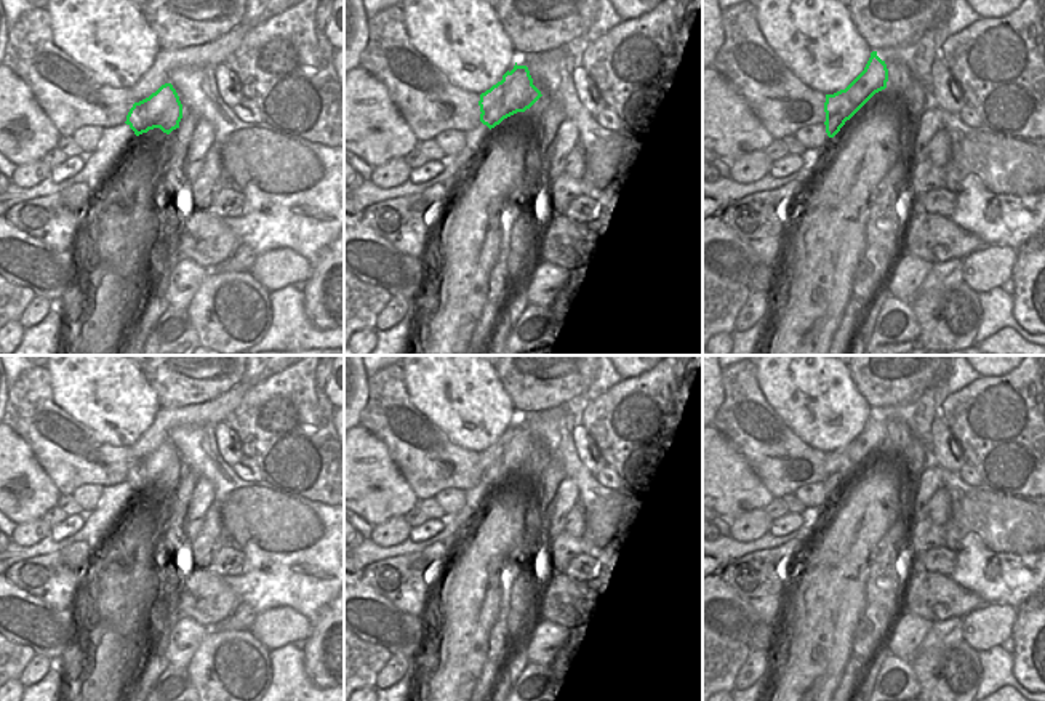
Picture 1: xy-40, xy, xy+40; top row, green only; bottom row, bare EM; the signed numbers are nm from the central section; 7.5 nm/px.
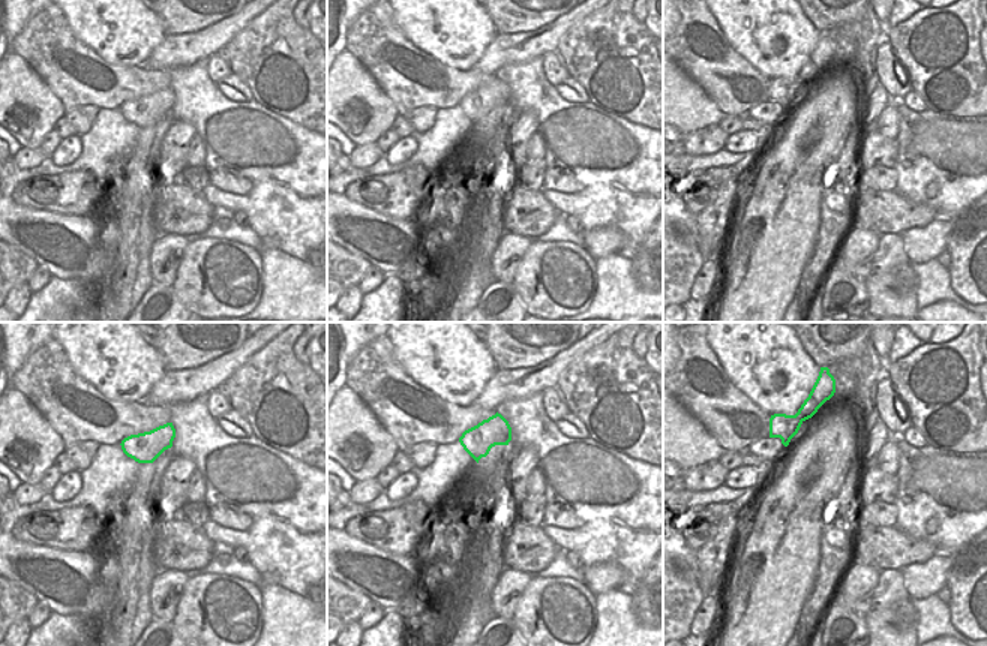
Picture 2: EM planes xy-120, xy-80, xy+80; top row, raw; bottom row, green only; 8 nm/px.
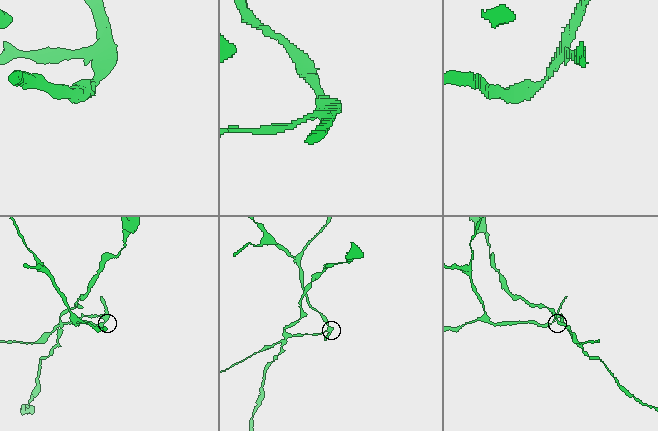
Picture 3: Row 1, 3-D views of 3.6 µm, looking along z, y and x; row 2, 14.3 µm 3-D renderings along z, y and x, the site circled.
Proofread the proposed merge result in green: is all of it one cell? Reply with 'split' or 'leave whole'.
split

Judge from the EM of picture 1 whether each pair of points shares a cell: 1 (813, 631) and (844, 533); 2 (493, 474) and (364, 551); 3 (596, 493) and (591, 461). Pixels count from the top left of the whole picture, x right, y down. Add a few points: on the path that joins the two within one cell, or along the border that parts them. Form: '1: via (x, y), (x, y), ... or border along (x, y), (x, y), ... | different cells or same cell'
1: via (821, 607), (829, 576), (837, 567), (837, 557) | same cell
2: border along (480, 479), (488, 487), (488, 493), (472, 517) | different cells
3: border along (575, 440), (578, 458), (594, 474) | different cells

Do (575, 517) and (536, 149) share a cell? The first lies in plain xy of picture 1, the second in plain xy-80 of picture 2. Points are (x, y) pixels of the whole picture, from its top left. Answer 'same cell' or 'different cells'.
same cell

